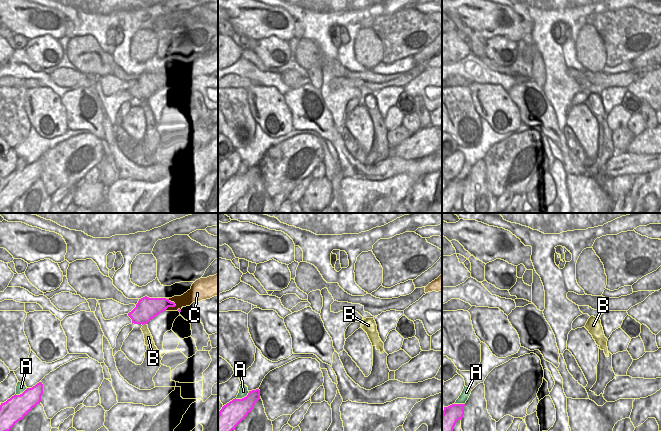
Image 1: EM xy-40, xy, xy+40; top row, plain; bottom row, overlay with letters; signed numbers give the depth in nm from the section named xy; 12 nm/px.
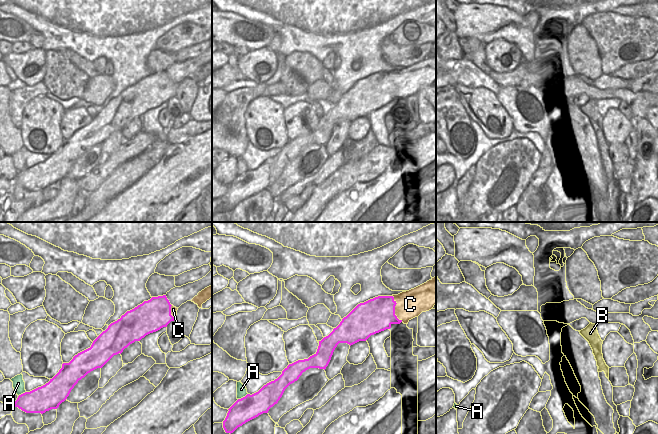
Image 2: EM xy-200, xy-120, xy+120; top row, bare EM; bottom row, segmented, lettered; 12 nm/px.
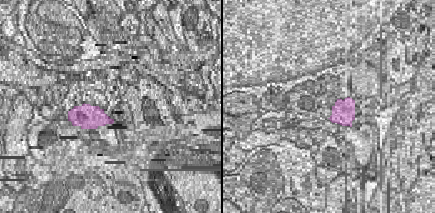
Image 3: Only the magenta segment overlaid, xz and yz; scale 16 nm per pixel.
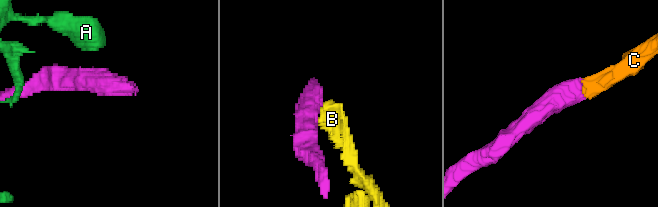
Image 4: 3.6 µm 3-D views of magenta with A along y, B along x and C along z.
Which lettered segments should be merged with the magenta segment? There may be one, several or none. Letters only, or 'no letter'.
C

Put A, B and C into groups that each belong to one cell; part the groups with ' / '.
A / B / C

